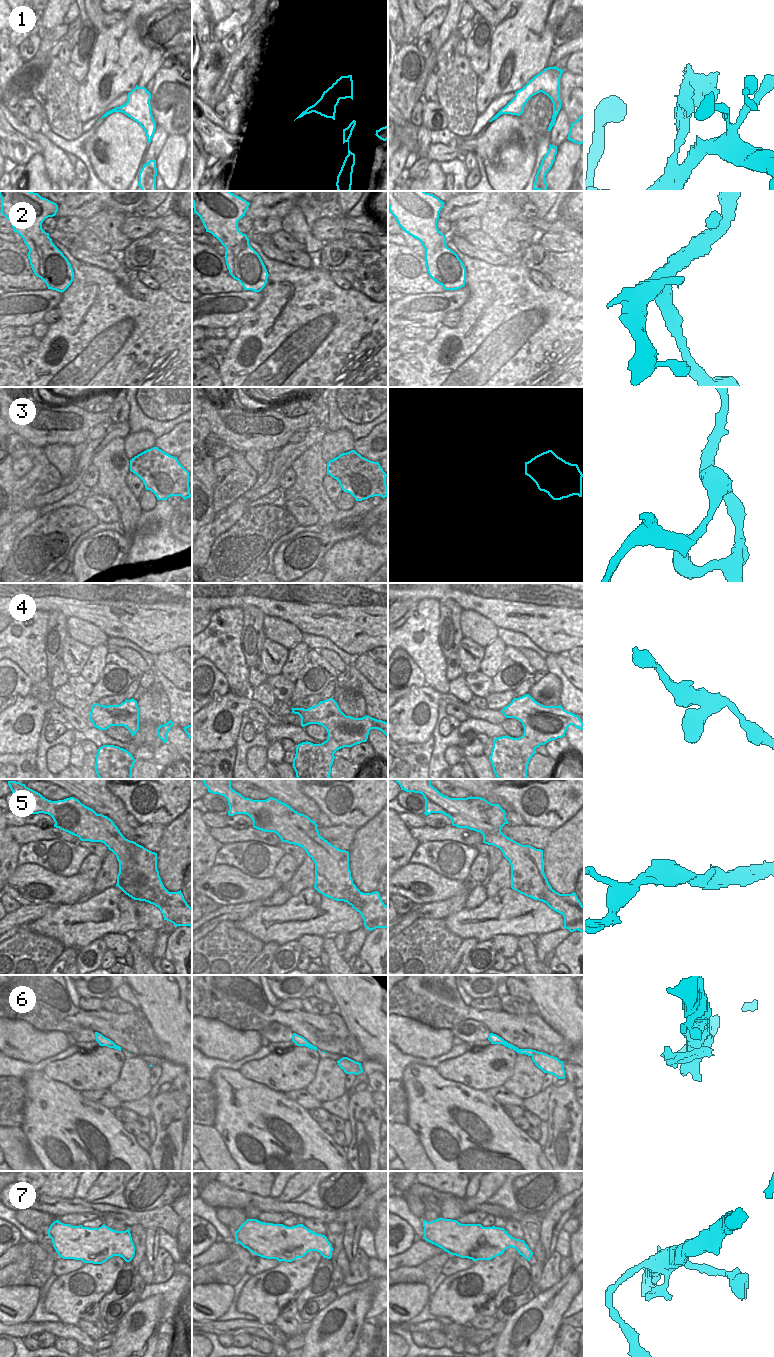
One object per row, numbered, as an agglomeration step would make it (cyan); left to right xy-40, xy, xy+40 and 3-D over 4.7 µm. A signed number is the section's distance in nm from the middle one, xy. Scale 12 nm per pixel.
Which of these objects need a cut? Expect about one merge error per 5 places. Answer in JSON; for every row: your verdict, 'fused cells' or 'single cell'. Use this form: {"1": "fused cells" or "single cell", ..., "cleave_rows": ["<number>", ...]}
{"1": "single cell", "2": "single cell", "3": "fused cells", "4": "single cell", "5": "single cell", "6": "single cell", "7": "single cell", "cleave_rows": ["3"]}

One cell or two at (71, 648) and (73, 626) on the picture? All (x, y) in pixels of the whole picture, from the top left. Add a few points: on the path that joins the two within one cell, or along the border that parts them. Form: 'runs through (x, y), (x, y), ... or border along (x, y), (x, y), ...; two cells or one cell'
border along (68, 634), (91, 648); two cells

